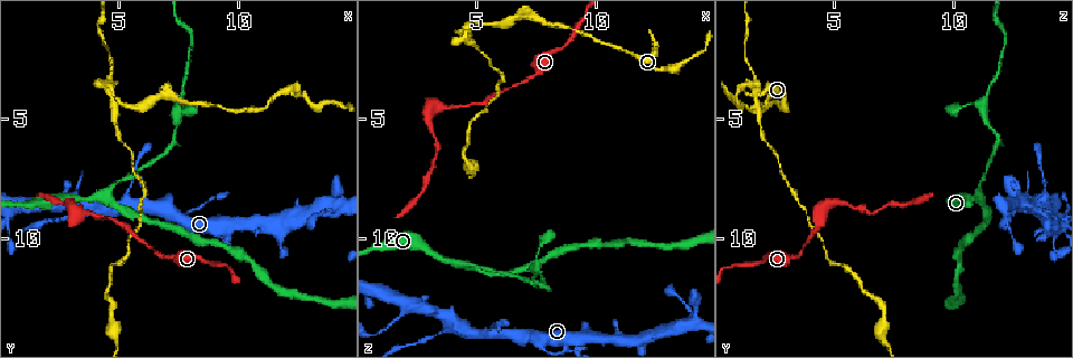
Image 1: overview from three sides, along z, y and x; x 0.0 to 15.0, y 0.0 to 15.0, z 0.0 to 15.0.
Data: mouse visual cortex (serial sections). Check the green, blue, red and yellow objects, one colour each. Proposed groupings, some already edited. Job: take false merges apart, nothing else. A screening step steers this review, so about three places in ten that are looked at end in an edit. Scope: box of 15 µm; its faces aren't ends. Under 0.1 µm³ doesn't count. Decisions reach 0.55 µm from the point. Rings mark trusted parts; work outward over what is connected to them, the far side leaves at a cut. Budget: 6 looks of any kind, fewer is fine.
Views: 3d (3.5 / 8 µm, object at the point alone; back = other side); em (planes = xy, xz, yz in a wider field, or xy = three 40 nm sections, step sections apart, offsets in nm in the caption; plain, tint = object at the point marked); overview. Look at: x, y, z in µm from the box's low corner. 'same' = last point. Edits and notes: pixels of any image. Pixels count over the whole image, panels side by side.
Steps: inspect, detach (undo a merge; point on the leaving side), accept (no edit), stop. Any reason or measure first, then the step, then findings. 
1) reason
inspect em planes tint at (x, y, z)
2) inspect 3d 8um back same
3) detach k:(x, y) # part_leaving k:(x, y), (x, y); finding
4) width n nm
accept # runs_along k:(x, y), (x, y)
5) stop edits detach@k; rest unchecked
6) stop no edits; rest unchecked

sharp bend
inspect 3d 3.5um at (3.1, 9.0, 4.5)

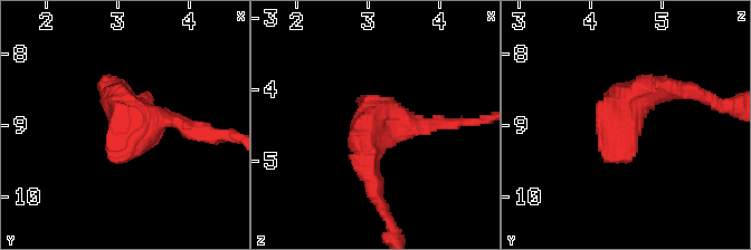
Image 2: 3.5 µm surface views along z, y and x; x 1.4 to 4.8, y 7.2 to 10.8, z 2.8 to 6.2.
need the tissue
inspect em xy step 2 tint at (3.15, 8.95, 4.50)

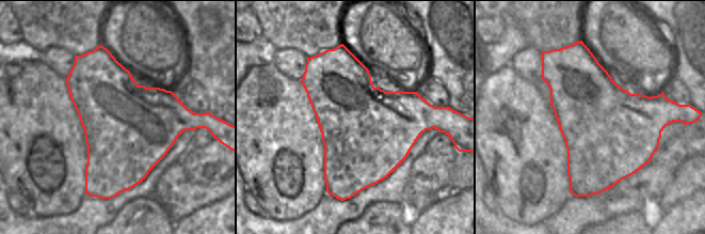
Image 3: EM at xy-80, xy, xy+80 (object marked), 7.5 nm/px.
accept # runs_along 2:(447, 122), (374, 127), (371, 179); one cell here

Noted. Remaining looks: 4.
thick turns thin
inspect 3d 3.5um at (4.5, 3.5, 1.6)

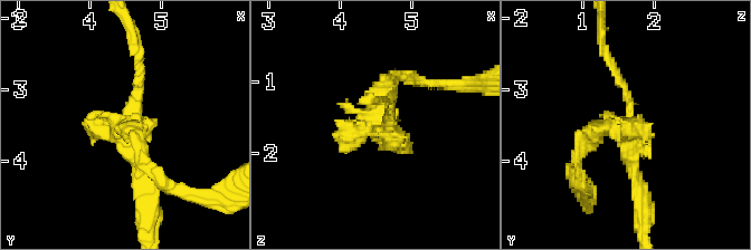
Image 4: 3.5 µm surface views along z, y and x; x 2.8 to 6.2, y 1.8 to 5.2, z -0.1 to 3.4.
shape alone is not enough
inspect em xy step 1 tint at (4.50, 3.55, 1.55)

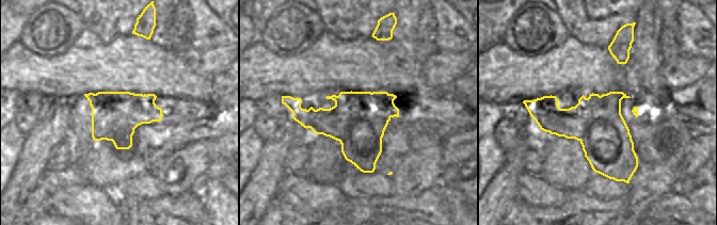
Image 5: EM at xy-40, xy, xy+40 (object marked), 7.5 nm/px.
detach 4:(631, 175) # border 5:(387, 93), (373, 97), (339, 141); two cells meet here

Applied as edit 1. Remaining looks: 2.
stop edits detach@4; rest unchecked

